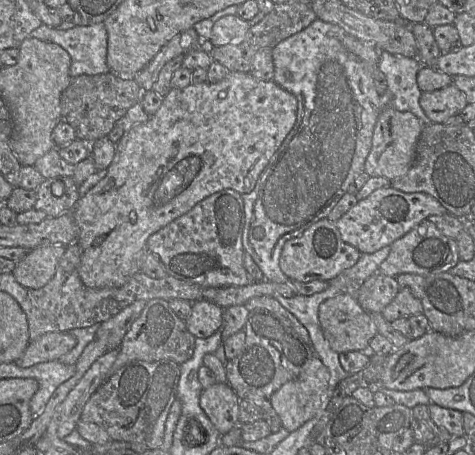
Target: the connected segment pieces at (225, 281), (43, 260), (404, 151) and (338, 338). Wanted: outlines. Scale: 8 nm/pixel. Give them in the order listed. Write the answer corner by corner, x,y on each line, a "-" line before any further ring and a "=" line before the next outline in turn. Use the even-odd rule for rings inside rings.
233,189
216,192
147,239
149,252
157,254
166,272
204,288
246,286
255,282
243,265
242,234
245,210
242,194
=
49,244
29,250
26,256
16,263
11,273
24,287
42,288
53,278
65,250
66,246
61,244
=
384,109
375,124
372,147
365,161
365,173
370,177
384,177
390,181
406,175
414,162
423,128
424,123
411,112
=
348,293
325,300
319,307
319,322
330,347
338,353
369,351
370,341
378,333
370,313

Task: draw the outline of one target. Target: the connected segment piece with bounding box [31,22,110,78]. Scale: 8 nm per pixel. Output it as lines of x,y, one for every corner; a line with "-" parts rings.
104,22
89,26
76,25
60,30
44,23
31,33
39,40
56,43
71,56
71,78
110,72
107,64
108,33

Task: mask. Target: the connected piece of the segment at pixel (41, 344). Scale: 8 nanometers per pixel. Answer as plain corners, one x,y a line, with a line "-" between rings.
49,332
30,341
22,357
14,363
20,367
30,367
42,362
58,361
76,343
76,338
68,332

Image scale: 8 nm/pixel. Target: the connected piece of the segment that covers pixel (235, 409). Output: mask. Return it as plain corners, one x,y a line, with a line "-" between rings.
216,383
203,389
200,406
222,435
240,426
240,398
228,383

